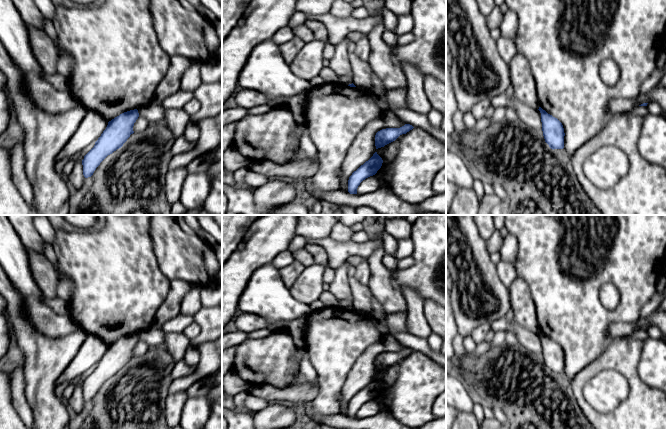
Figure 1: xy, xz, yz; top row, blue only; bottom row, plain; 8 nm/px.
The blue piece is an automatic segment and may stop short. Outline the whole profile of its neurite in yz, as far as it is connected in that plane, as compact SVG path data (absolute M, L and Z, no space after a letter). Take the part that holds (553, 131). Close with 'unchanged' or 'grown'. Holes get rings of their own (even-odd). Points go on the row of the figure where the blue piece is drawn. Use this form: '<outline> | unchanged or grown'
M541 107L538 110L541 113L542 131L545 142L553 150L563 149L565 133L562 123Z | unchanged

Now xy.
M137 109L120 114L108 122L106 129L95 142L94 147L82 160L83 175L91 177L100 163L117 149L121 148L131 134L139 117Z | unchanged

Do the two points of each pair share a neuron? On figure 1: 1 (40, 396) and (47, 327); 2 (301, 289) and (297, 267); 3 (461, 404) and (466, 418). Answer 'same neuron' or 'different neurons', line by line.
1: different neurons
2: different neurons
3: different neurons

